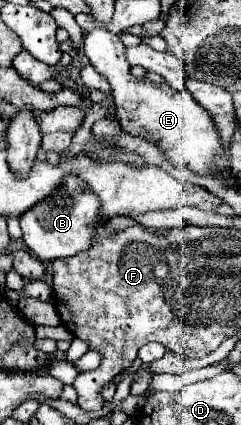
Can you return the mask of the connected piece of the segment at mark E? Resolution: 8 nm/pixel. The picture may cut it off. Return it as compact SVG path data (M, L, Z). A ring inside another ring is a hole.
M107 28L91 30L85 36L83 44L85 56L89 58L91 66L111 84L117 106L117 120L125 132L133 136L147 134L147 138L155 140L157 146L165 152L167 158L173 160L177 168L191 168L195 172L223 178L219 174L213 174L211 170L211 160L219 152L217 128L213 126L207 110L203 110L187 90L177 92L167 84L153 84L149 80L133 78L125 60L125 46L119 40L119 34L113 34Z

